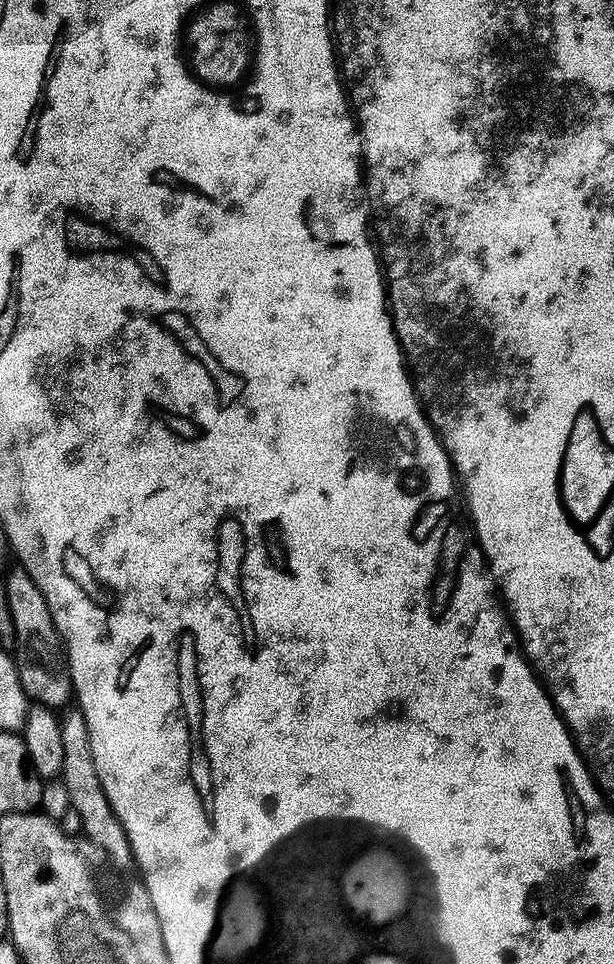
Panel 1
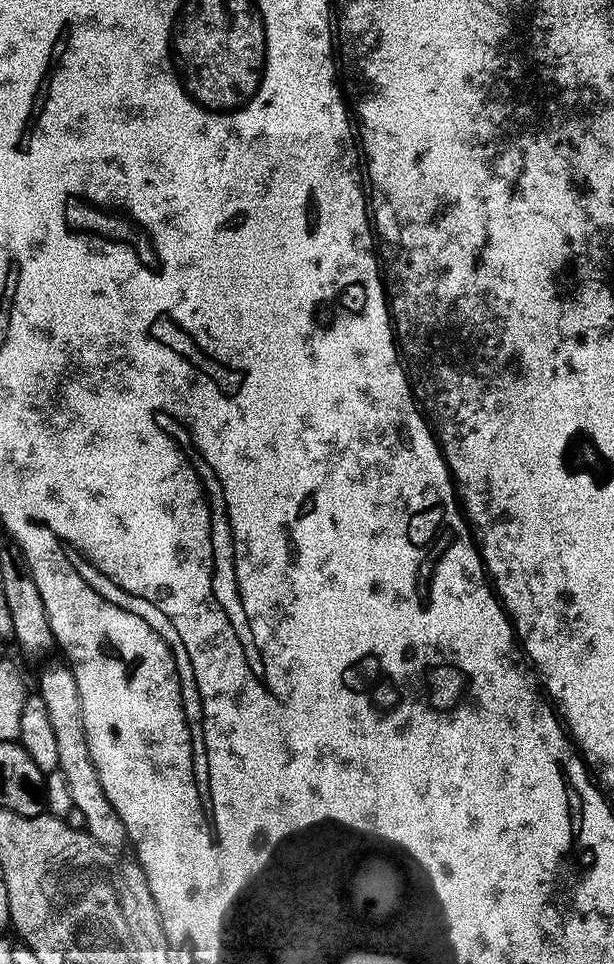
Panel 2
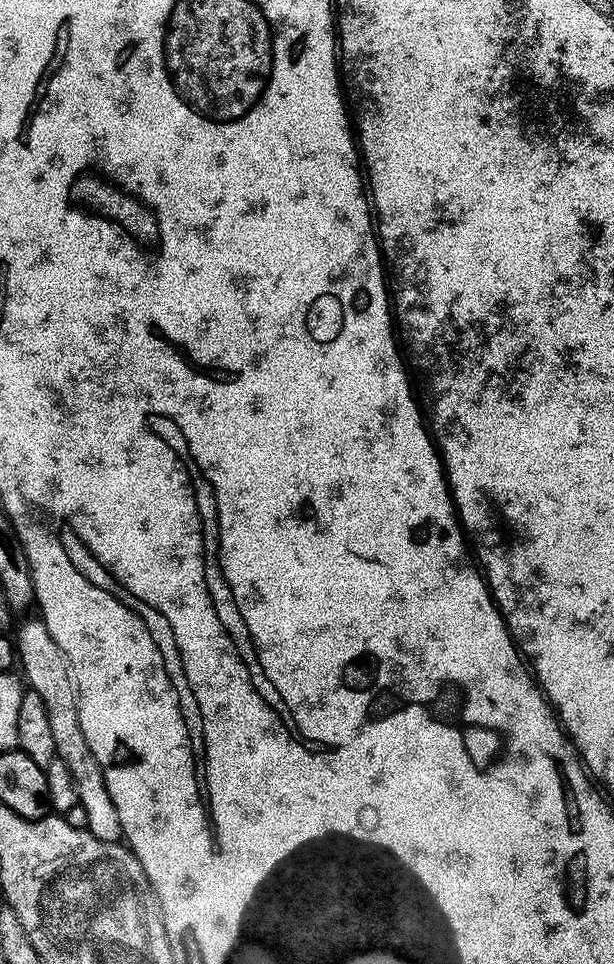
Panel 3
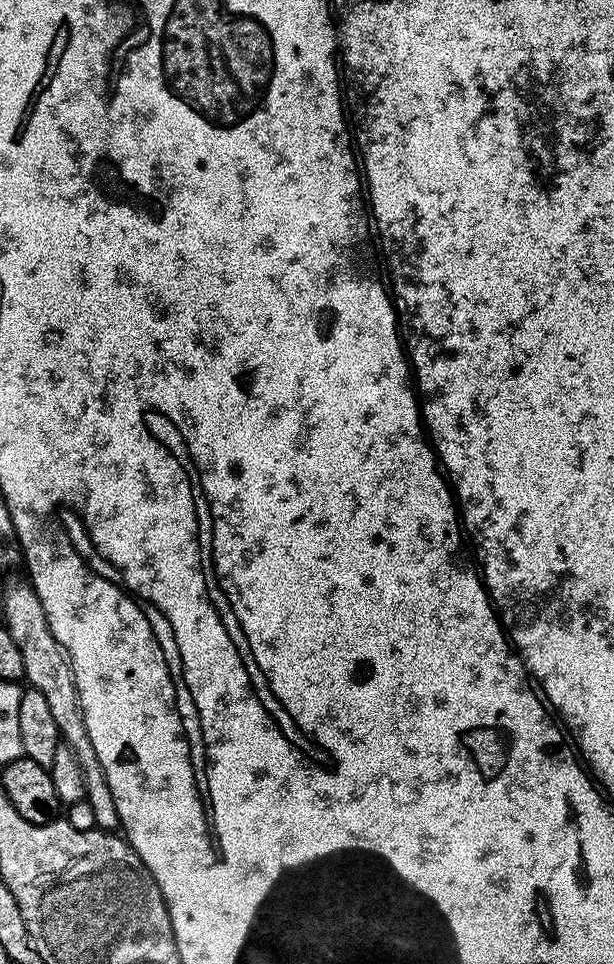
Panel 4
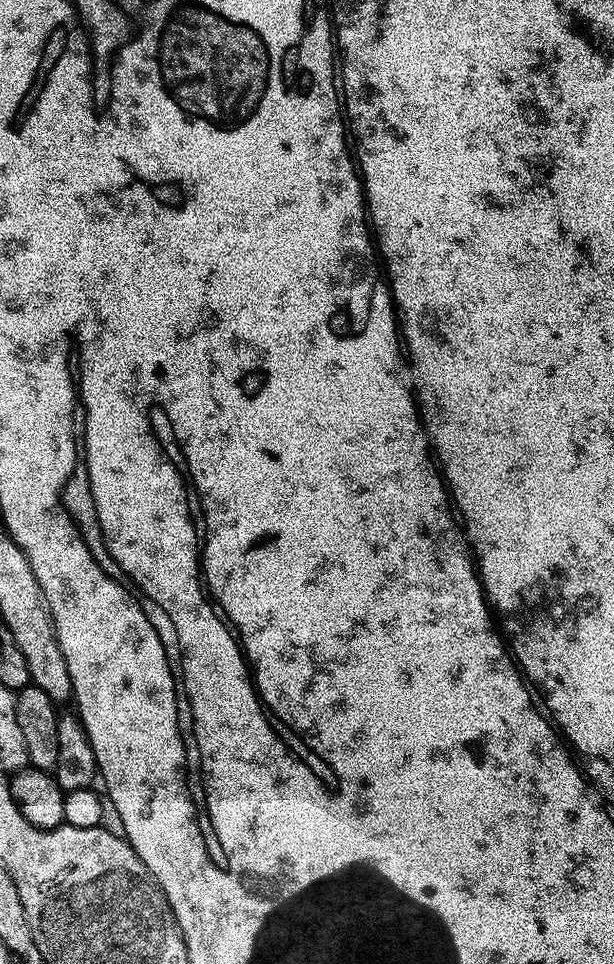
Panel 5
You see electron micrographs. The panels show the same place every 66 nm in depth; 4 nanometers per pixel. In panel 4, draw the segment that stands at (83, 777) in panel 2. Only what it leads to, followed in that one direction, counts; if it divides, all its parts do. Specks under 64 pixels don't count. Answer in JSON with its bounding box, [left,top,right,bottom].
[2,579,120,829]

